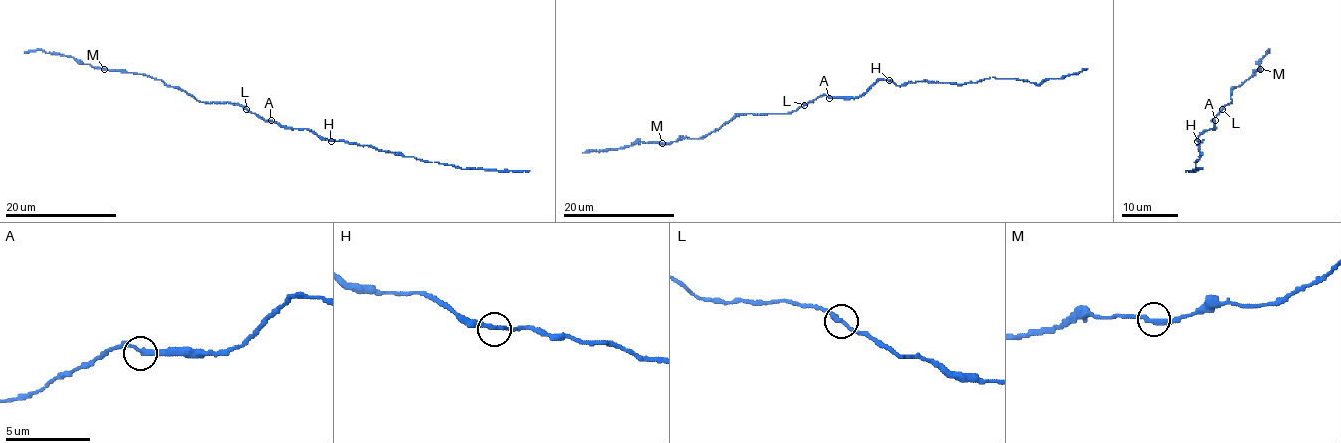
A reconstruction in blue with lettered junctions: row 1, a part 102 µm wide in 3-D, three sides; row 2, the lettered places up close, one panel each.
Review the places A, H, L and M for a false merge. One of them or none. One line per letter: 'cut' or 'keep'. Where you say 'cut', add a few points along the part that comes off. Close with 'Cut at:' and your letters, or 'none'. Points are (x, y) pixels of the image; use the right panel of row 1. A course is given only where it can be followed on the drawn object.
A: keep
H: keep
L: keep
M: keep
Cut at: none

